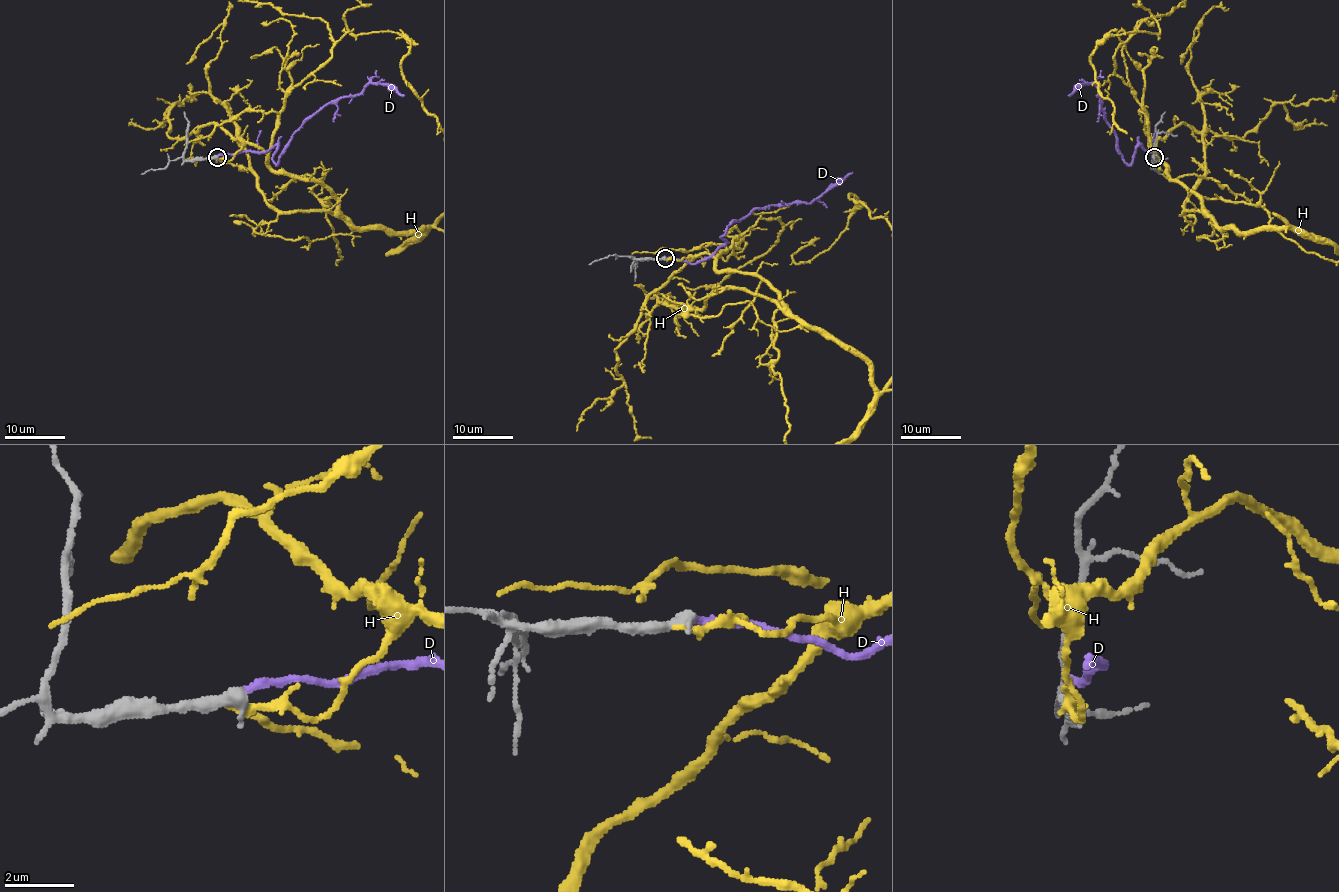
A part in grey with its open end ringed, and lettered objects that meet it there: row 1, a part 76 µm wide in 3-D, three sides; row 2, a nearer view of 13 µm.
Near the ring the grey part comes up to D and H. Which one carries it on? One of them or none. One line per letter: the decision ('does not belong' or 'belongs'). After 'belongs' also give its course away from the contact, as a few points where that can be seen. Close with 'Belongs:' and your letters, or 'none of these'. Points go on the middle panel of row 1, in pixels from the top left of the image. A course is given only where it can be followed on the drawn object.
D: belongs; course (665, 257), (691, 263), (706, 260), (725, 242), (721, 238), (733, 221), (757, 208), (807, 203), (852, 172)
H: does not belong
Belongs: D

